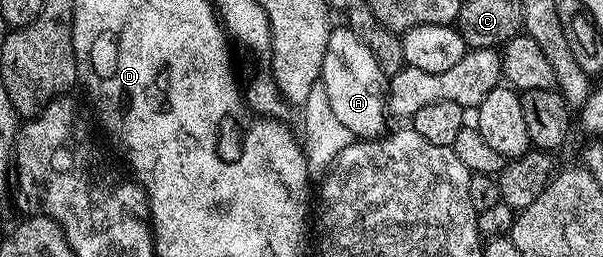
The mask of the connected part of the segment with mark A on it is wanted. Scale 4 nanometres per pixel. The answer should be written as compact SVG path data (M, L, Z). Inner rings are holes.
M341 24L341 27L330 29L327 40L327 52L323 56L321 65L321 76L319 81L323 88L327 88L327 97L331 100L331 108L336 118L346 128L351 128L354 136L361 140L372 140L380 138L386 133L385 118L387 119L387 76L375 64L375 56L371 56L371 48L359 40L359 36L348 25Z

